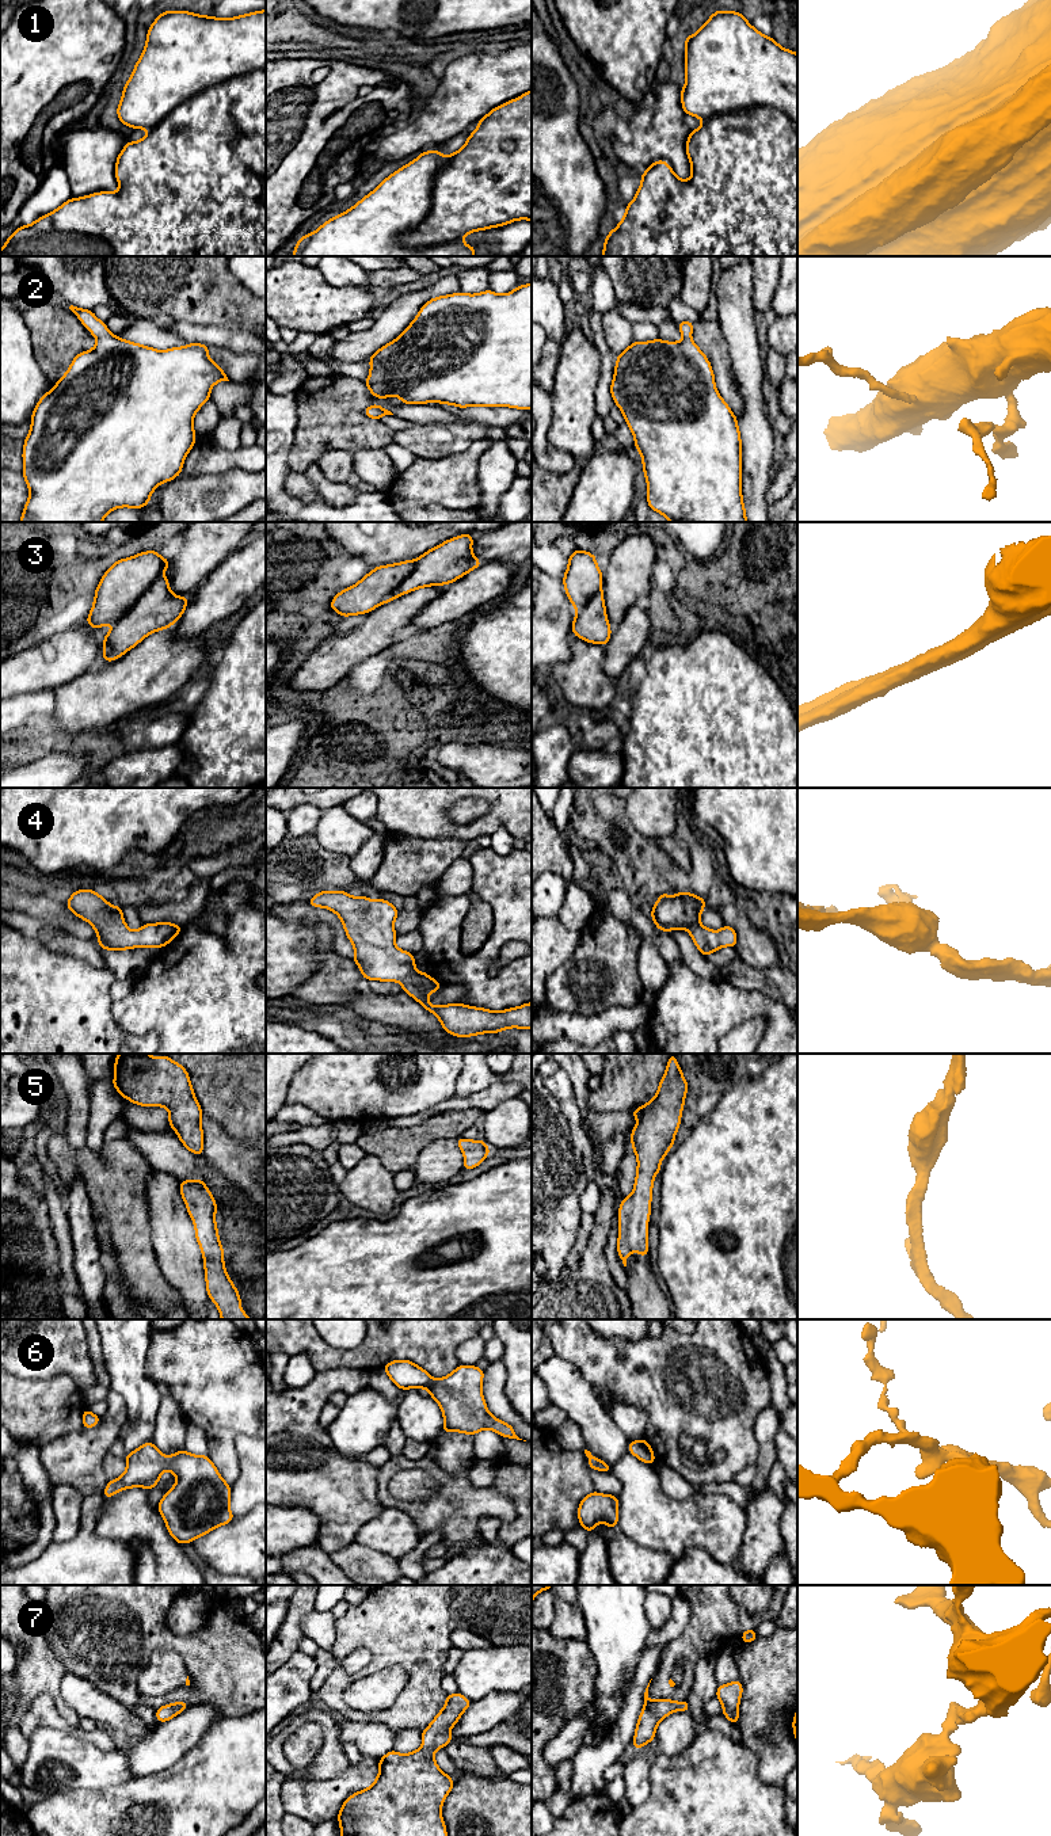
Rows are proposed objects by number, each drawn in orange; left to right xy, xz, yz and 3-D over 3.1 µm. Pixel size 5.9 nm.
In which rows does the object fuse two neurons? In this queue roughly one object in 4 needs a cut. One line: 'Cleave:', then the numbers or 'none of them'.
Cleave: 1, 3

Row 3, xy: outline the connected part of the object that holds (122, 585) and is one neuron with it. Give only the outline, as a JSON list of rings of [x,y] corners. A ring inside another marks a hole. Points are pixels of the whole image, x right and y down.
[[[157,551],[140,552],[136,556],[115,561],[103,575],[95,590],[95,599],[85,624],[98,629],[106,624],[121,620],[138,601],[138,598],[168,568],[171,560],[163,559]]]

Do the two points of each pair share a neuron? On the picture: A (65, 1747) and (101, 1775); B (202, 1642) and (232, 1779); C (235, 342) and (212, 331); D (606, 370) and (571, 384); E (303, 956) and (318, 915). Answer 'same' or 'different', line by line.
A: same
B: different
C: same
D: different
E: different

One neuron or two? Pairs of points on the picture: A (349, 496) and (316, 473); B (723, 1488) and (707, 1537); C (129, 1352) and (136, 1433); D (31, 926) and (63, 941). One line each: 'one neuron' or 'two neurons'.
A: one neuron
B: two neurons
C: one neuron
D: one neuron

